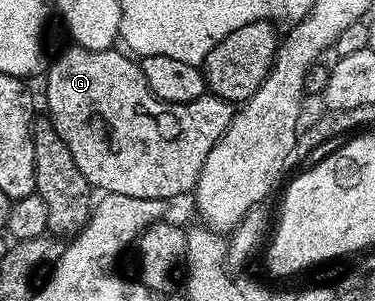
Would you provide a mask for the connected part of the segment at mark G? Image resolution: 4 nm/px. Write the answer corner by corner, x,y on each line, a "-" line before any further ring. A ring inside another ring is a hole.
70,46
67,52
55,58
54,65
46,72
45,111
56,126
56,134
60,134
68,150
72,150
72,158
91,189
102,188
103,193
115,192
128,194
132,198
167,202
173,201
173,196
193,193
212,146
216,146
232,122
235,105
213,94
201,96
187,104
164,102
152,94
142,73
141,63
125,51
118,51
90,52

